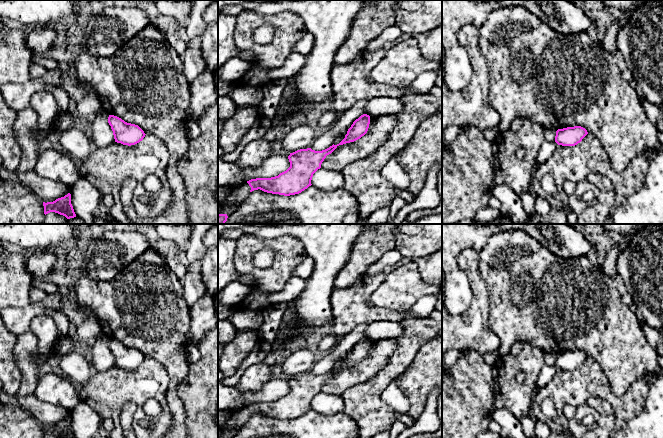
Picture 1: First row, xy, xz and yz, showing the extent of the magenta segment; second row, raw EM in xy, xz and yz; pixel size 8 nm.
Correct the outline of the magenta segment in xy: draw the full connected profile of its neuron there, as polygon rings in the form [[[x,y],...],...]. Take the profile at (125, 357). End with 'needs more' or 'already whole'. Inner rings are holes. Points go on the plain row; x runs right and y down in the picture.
[[[109,339],[108,347],[113,355],[115,366],[123,369],[135,369],[146,359],[138,349],[127,347],[114,339]]]; already whole

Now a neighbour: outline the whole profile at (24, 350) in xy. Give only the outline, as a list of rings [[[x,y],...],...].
[[[31,331],[17,336],[13,348],[13,357],[22,374],[21,384],[16,394],[17,397],[33,394],[38,384],[40,366],[35,360],[37,347],[37,337]]]

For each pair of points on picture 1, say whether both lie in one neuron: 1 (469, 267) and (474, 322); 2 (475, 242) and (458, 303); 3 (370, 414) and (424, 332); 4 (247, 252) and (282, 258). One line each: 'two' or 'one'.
1: one
2: one
3: one
4: one

